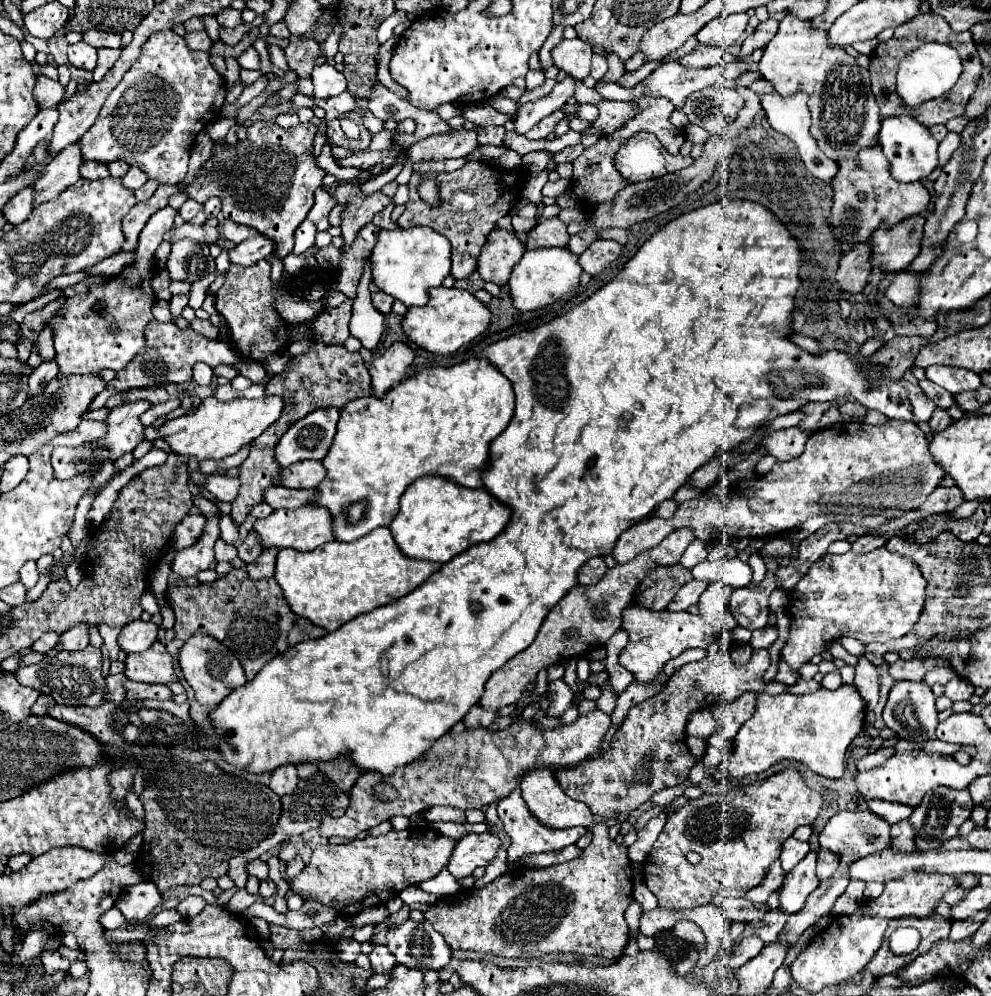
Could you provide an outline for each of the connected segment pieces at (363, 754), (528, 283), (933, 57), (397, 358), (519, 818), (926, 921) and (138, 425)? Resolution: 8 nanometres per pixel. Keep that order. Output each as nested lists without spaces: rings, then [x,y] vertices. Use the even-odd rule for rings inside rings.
[[[718,201],[694,209],[690,213],[684,213],[666,223],[662,229],[658,229],[610,283],[600,287],[580,305],[572,307],[570,311],[552,319],[550,323],[544,323],[530,331],[514,333],[480,351],[478,357],[486,357],[494,367],[500,367],[500,371],[512,381],[516,393],[516,413],[510,425],[502,431],[502,435],[490,443],[492,453],[490,467],[488,471],[484,471],[482,477],[484,487],[496,499],[512,507],[510,523],[496,539],[472,545],[462,555],[456,555],[454,559],[444,563],[442,569],[436,571],[418,589],[414,589],[412,595],[404,595],[404,599],[396,599],[370,613],[358,615],[356,619],[344,623],[334,633],[328,633],[320,639],[304,641],[298,643],[296,647],[290,647],[288,651],[284,651],[284,655],[278,655],[266,667],[262,667],[262,671],[252,681],[232,691],[210,715],[218,733],[228,735],[226,741],[218,743],[218,751],[226,757],[226,761],[230,761],[236,767],[248,767],[252,773],[264,773],[264,771],[270,773],[286,763],[296,765],[302,761],[320,763],[334,759],[336,755],[344,755],[352,757],[352,761],[360,767],[360,771],[380,771],[382,775],[390,775],[396,767],[404,767],[406,763],[418,759],[424,751],[432,747],[436,739],[440,739],[448,729],[452,729],[460,719],[464,719],[464,715],[480,701],[484,693],[484,683],[490,679],[490,675],[534,641],[550,609],[574,585],[578,585],[578,569],[588,559],[610,555],[616,539],[628,527],[650,517],[650,513],[656,511],[656,507],[662,501],[672,499],[674,493],[688,481],[688,477],[704,463],[708,463],[712,457],[716,457],[720,451],[737,448],[771,419],[778,415],[794,413],[796,409],[802,409],[808,401],[836,401],[840,397],[854,397],[868,409],[876,409],[890,419],[904,419],[904,421],[908,419],[914,423],[930,421],[936,405],[924,395],[924,391],[918,385],[890,379],[880,383],[868,383],[858,371],[858,367],[868,359],[850,357],[848,353],[836,350],[827,351],[827,356],[816,357],[788,339],[788,335],[792,333],[792,315],[796,307],[794,299],[800,287],[798,277],[800,259],[802,259],[800,245],[796,243],[796,239],[792,239],[792,235],[788,235],[788,227],[784,227],[784,223],[780,223],[776,215],[772,215],[760,203]],[[770,373],[804,373],[804,375],[770,375]],[[810,375],[816,375],[820,383],[806,385],[804,379]]]
[[[540,247],[540,249],[526,251],[520,263],[514,267],[510,281],[508,281],[512,305],[520,311],[534,311],[544,305],[550,305],[578,285],[580,273],[582,269],[578,267],[578,257],[572,255],[564,247],[562,249],[560,247]]]
[[[928,43],[916,51],[912,51],[900,65],[898,65],[898,75],[896,75],[896,91],[904,103],[906,109],[916,109],[922,103],[944,95],[954,87],[962,73],[960,57],[958,53],[948,47],[948,45],[938,45],[938,43]]]
[[[392,343],[368,369],[372,375],[372,387],[376,391],[374,395],[382,397],[392,385],[400,383],[406,377],[406,369],[412,365],[414,357],[416,353],[408,343]]]
[[[514,789],[512,795],[508,795],[506,799],[502,799],[498,803],[498,817],[506,829],[506,833],[512,837],[512,849],[508,855],[508,863],[516,863],[522,855],[528,853],[546,853],[546,851],[556,851],[556,849],[564,849],[572,843],[576,843],[584,833],[586,827],[568,827],[568,829],[554,829],[554,827],[546,827],[542,825],[532,811],[528,809],[526,801],[520,795],[520,789]]]
[[[937,913],[930,915],[930,917],[902,917],[900,919],[895,919],[890,922],[888,926],[888,931],[885,931],[884,934],[884,947],[880,947],[880,951],[876,953],[876,957],[872,959],[872,963],[868,965],[868,969],[872,971],[872,967],[876,967],[876,965],[880,965],[882,963],[882,955],[884,957],[888,957],[888,965],[892,965],[894,961],[892,961],[892,957],[894,957],[894,953],[890,951],[888,939],[891,933],[899,928],[899,927],[912,927],[918,929],[920,931],[920,935],[922,935],[922,941],[920,941],[920,947],[912,953],[912,957],[916,957],[916,955],[920,955],[920,953],[924,953],[934,941],[938,941],[938,939],[944,939],[944,937],[948,937],[950,935],[950,925],[952,925],[952,921],[947,919]]]
[[[146,399],[114,407],[106,419],[108,433],[98,441],[100,451],[96,457],[100,461],[106,461],[108,457],[118,459],[124,453],[134,451],[134,447],[144,441],[144,425],[140,421],[140,415],[150,407],[152,403],[148,403]]]

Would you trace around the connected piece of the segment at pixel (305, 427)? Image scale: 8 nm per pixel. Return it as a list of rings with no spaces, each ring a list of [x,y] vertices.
[[[322,407],[296,421],[278,441],[274,459],[280,467],[288,467],[306,459],[324,459],[336,435],[340,409]]]

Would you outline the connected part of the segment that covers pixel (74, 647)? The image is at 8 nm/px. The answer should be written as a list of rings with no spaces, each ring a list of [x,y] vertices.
[[[80,623],[80,627],[70,627],[68,631],[64,631],[64,635],[60,637],[60,645],[64,651],[80,651],[84,647],[88,647],[88,637],[90,637],[90,623]]]

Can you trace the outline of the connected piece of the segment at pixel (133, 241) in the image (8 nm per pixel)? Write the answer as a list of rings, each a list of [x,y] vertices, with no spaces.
[[[254,121],[246,125],[246,139],[236,145],[220,143],[210,159],[200,167],[194,181],[180,187],[160,185],[148,201],[136,203],[122,219],[122,229],[126,235],[124,251],[134,251],[138,247],[138,237],[150,215],[168,205],[168,199],[174,193],[184,191],[188,197],[204,203],[212,195],[218,195],[222,201],[224,219],[230,219],[240,225],[248,225],[268,235],[276,243],[276,255],[286,257],[294,247],[294,231],[306,219],[312,203],[314,191],[322,185],[326,171],[318,167],[314,155],[314,139],[318,127],[312,123],[284,129],[278,123]]]

